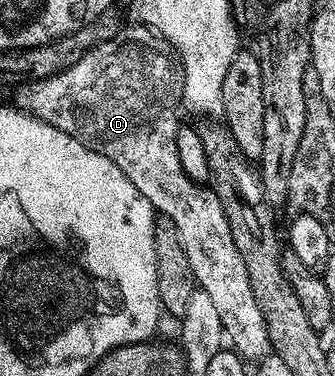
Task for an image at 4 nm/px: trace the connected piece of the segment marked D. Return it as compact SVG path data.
M140 24L132 25L133 26L126 25L111 40L99 44L93 50L88 50L79 60L79 64L71 64L71 68L67 68L63 72L59 72L50 78L20 83L20 85L16 87L16 109L25 111L25 113L33 118L38 118L40 122L46 122L55 128L59 128L59 132L67 132L75 140L79 140L83 143L86 151L107 156L107 160L114 162L117 168L125 173L127 180L131 180L131 184L135 184L135 188L139 188L141 195L150 202L158 215L175 220L175 228L179 228L179 240L183 240L183 248L187 252L187 261L191 263L193 281L199 289L203 292L207 292L207 296L211 296L211 304L215 304L215 309L219 311L221 328L224 337L227 339L228 345L246 360L252 360L252 358L254 358L254 360L260 360L266 357L271 350L269 337L267 336L267 324L263 320L263 312L259 312L259 304L255 304L255 292L251 292L251 280L247 280L247 268L243 264L243 256L239 256L239 248L235 248L235 240L231 240L231 228L227 224L227 216L223 212L223 204L219 204L219 196L212 188L200 182L193 182L183 168L183 164L179 164L179 151L176 148L176 132L179 127L177 109L183 106L183 71L181 69L181 60L178 58L177 51L174 50L173 45L169 43L166 38L161 37L156 30L150 30L148 26Z

